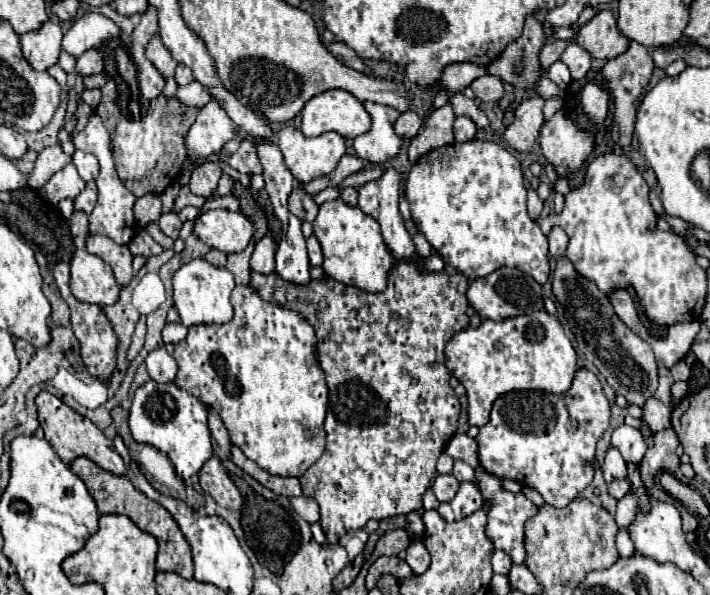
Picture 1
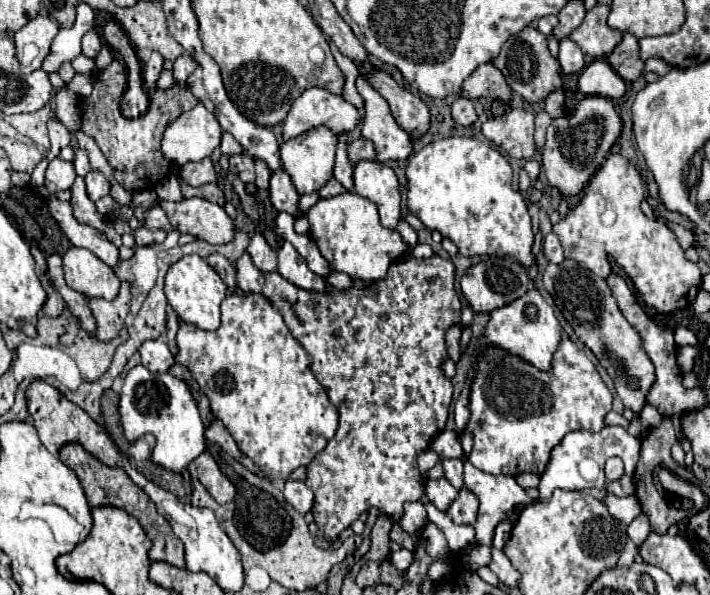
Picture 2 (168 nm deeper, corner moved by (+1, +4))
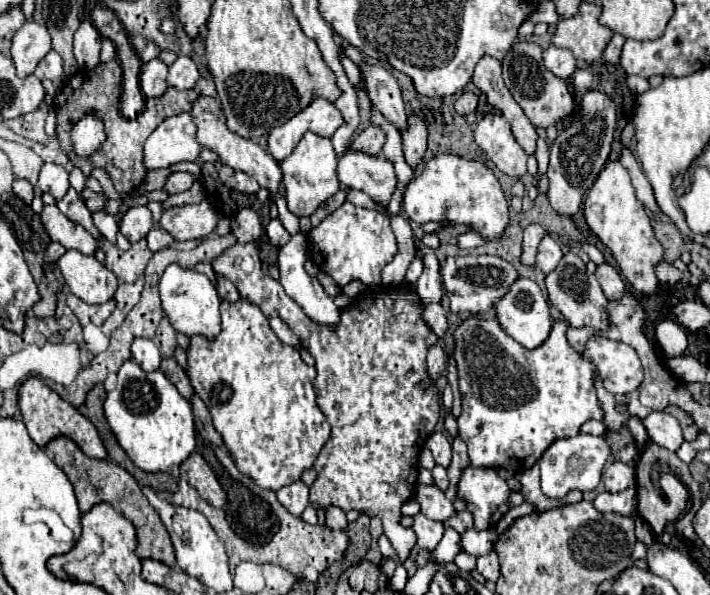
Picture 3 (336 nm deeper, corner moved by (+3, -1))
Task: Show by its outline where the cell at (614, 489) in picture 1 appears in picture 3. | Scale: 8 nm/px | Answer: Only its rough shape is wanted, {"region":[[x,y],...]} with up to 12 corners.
{"region":[[634,487],[604,491],[592,501],[600,513],[636,513]]}

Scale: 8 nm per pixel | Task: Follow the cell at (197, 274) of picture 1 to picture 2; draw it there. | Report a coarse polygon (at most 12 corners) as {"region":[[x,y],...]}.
{"region":[[196,254],[172,264],[164,284],[180,320],[220,326],[228,286]]}

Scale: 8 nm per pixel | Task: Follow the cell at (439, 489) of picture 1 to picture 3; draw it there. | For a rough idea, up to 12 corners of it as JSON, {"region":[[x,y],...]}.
{"region":[[418,485],[414,499],[428,519],[444,523],[452,503],[434,485]]}

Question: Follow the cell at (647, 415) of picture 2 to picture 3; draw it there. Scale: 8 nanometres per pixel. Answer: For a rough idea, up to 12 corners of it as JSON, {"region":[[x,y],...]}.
{"region":[[650,413],[644,419],[656,445],[676,451],[682,429],[670,413]]}

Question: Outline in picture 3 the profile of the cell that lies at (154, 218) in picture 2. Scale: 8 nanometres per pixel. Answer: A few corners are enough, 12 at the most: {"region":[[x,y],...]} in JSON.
{"region":[[128,207],[118,223],[120,233],[140,241],[152,229],[148,207]]}

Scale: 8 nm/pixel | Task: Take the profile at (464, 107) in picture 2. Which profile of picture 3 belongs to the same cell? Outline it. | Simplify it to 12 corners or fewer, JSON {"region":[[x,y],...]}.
{"region":[[462,93],[456,99],[456,111],[468,115],[476,109],[478,97]]}

